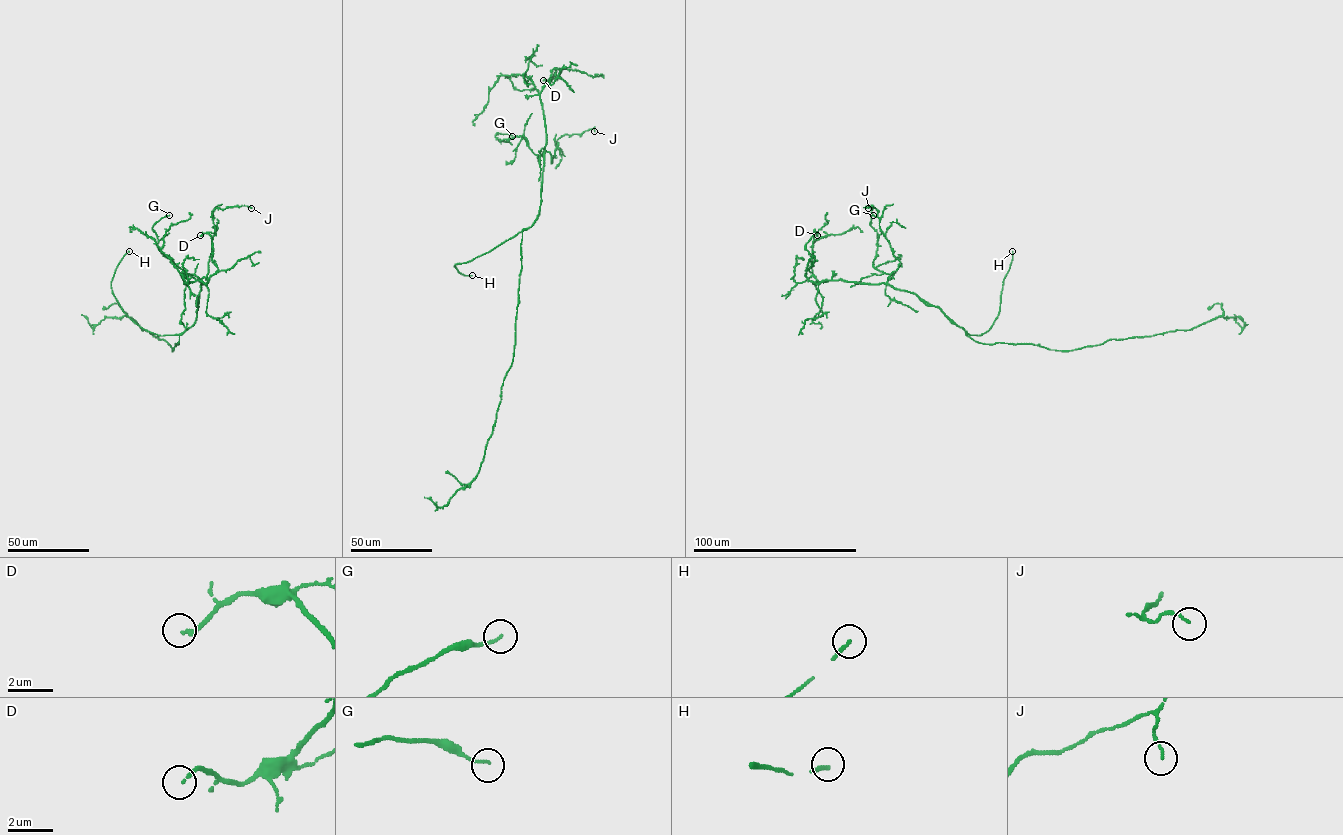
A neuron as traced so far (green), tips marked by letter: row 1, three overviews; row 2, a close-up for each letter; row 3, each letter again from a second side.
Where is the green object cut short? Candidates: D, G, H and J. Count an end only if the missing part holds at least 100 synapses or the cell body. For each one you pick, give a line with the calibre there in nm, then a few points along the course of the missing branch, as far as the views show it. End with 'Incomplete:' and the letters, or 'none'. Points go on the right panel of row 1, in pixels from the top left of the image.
H: Thickness 160 nm. Course of what is missing: (1012, 251), (1013, 224), (1008, 222)
Incomplete: H

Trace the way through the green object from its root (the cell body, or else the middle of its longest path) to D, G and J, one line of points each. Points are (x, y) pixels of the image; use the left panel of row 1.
D: (178, 344), (196, 319), (203, 284), (197, 280), (206, 283), (218, 270), (211, 237), (200, 235)
G: (178, 344), (179, 335), (196, 319), (201, 281), (166, 257), (157, 245), (158, 239), (152, 226), (169, 215)
J: (178, 344), (179, 335), (195, 322), (201, 279), (207, 279), (215, 232), (212, 212), (217, 207), (251, 208)

